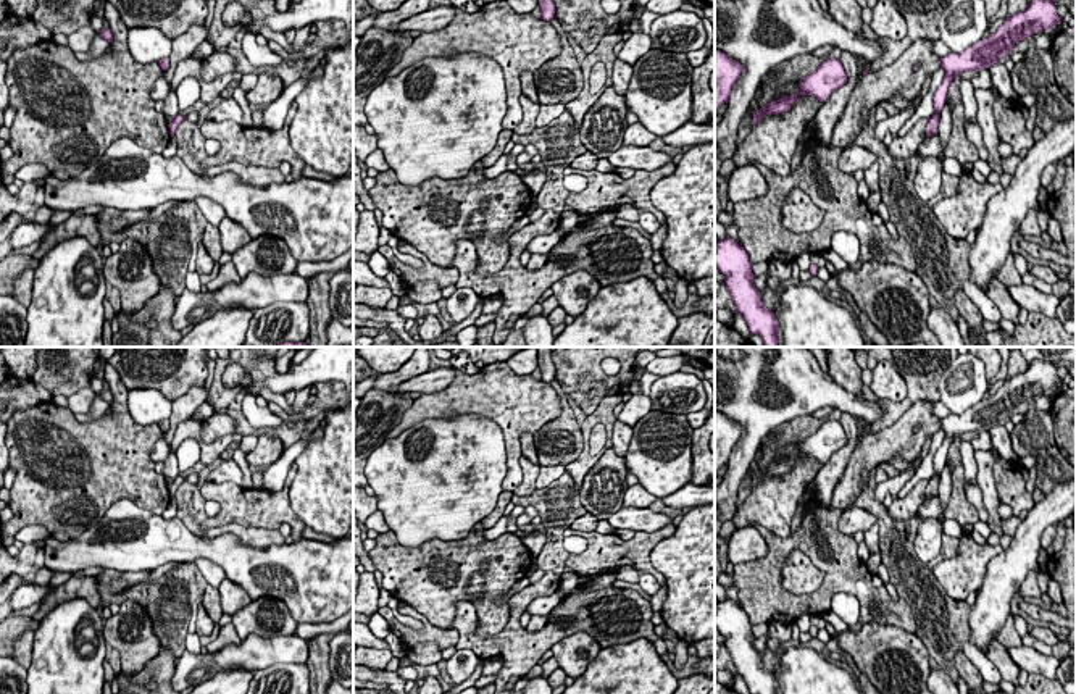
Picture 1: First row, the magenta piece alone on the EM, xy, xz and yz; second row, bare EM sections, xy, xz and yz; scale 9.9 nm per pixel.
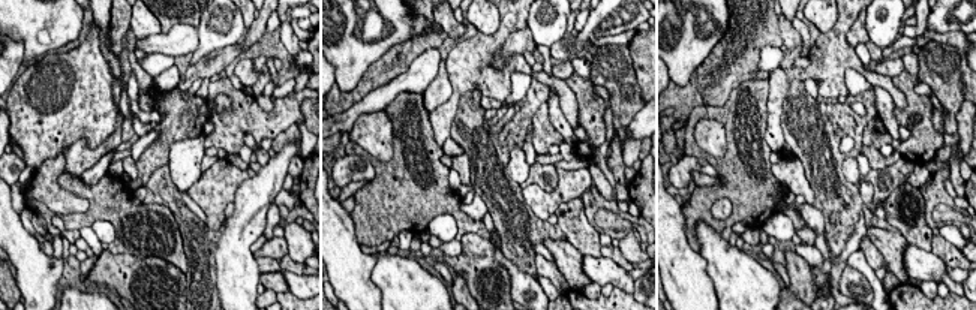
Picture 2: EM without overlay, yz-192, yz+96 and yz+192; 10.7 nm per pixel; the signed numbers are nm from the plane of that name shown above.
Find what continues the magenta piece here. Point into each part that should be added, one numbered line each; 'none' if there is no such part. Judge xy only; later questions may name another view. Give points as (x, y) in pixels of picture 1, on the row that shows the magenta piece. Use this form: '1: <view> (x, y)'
none

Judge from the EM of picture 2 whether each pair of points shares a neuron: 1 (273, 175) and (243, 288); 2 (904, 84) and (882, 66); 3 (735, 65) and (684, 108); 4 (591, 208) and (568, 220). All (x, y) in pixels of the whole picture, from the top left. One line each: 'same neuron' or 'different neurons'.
1: same neuron
2: different neurons
3: same neuron
4: different neurons

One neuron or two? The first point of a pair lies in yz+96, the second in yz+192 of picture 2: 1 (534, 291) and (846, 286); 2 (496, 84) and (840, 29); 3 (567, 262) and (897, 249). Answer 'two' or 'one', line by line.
1: one
2: one
3: one

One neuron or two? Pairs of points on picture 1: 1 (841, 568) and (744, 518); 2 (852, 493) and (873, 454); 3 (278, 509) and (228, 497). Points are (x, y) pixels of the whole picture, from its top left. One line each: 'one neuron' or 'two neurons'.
1: two neurons
2: one neuron
3: one neuron

